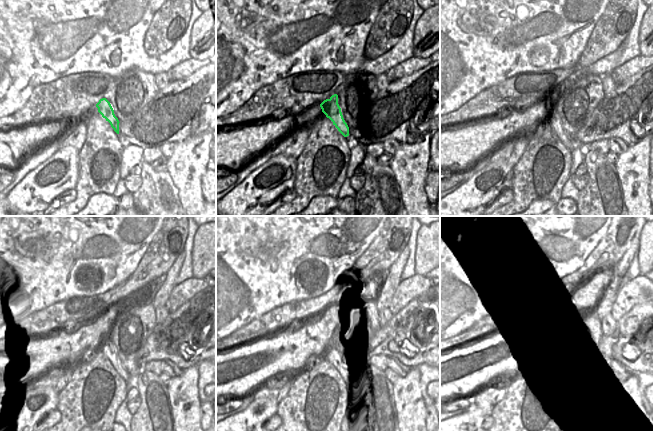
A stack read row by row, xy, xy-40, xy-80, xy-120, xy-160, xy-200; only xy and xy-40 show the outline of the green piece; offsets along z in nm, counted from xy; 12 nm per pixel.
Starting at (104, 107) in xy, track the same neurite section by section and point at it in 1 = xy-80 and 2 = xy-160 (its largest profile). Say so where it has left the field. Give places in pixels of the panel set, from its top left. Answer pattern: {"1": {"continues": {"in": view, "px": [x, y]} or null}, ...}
{"1": {"continues": {"in": "xy-80", "px": [555, 122]}}, "2": {"continues": {"in": "xy-160", "px": [333, 357]}}}

